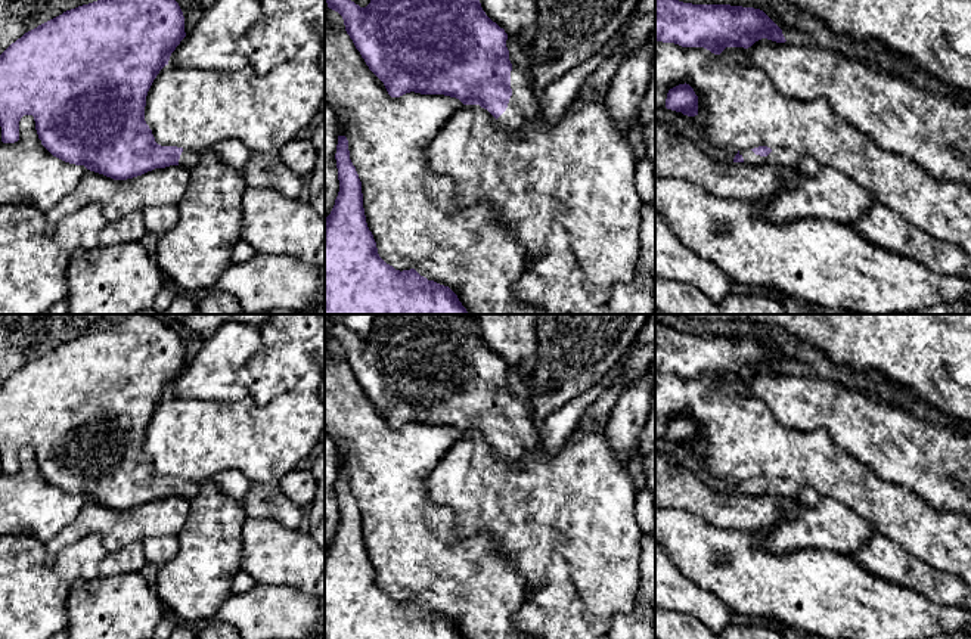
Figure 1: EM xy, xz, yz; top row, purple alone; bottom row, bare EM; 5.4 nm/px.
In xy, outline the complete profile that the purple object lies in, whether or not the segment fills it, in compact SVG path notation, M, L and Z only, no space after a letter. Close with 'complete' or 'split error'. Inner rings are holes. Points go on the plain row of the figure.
M130 314L108 329L66 341L25 363L0 385L1 472L18 472L21 449L32 446L38 469L53 487L114 511L133 509L170 496L192 500L199 484L158 475L145 452L148 422L184 367L184 347L179 334L156 314Z; split error

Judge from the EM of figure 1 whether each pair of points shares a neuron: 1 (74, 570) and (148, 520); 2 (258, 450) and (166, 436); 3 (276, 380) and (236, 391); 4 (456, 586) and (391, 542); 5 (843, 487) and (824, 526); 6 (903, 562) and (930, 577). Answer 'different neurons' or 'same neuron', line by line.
1: different neurons
2: same neuron
3: different neurons
4: same neuron
5: different neurons
6: same neuron

